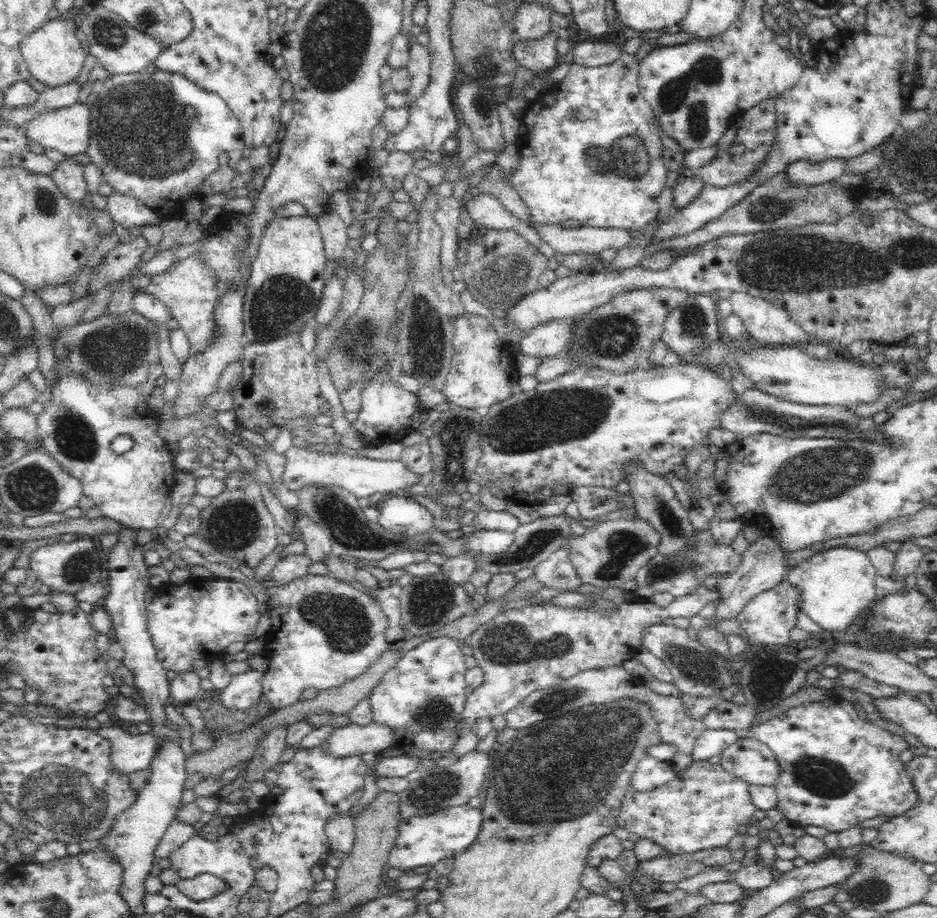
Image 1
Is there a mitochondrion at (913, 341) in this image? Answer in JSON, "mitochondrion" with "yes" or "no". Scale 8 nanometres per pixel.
{"mitochondrion":"no"}

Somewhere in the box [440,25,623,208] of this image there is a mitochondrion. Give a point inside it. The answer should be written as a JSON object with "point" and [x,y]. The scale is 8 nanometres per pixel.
{"point":[483,63]}

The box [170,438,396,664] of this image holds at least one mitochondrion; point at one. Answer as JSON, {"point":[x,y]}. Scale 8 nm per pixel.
{"point":[344,622]}

